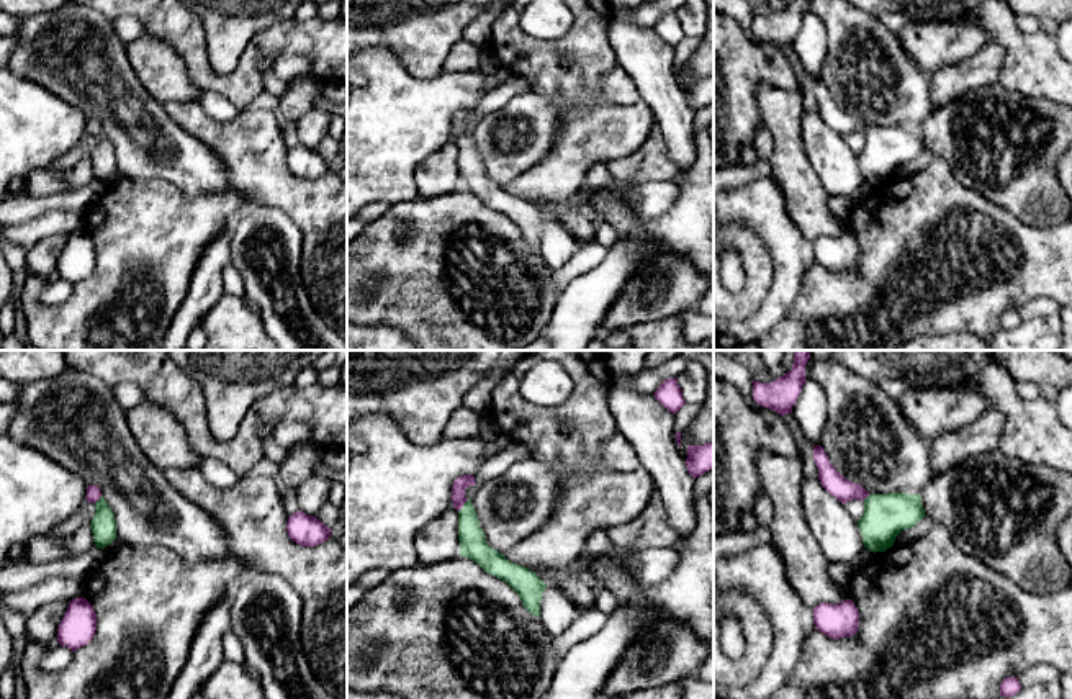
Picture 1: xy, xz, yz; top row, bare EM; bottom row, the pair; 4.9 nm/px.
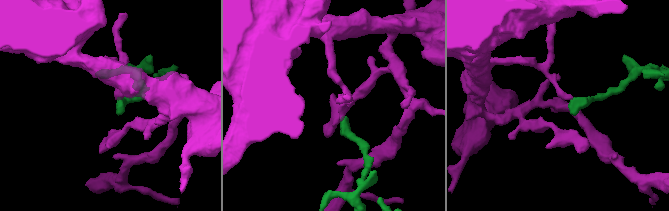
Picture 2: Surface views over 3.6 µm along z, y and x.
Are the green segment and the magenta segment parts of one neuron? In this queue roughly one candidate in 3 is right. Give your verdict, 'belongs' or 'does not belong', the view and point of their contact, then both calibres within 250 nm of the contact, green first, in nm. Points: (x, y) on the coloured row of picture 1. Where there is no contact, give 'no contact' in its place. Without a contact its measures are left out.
belongs; meets green in xz at (463, 506); 130 nm thick on the green side, 70 nm on the other

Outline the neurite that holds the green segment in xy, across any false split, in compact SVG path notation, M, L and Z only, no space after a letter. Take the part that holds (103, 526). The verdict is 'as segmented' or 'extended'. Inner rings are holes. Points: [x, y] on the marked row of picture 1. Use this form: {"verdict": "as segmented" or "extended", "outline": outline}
{"verdict": "extended", "outline": "M87 486L87 501L93 503L97 511L93 521L90 522L93 542L97 548L105 548L116 539L116 521L111 507L101 496L98 486Z"}

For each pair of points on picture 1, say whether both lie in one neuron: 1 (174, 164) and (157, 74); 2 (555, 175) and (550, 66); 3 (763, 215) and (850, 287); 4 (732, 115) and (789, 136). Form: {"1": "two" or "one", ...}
{"1": "two", "2": "one", "3": "two", "4": "two"}

